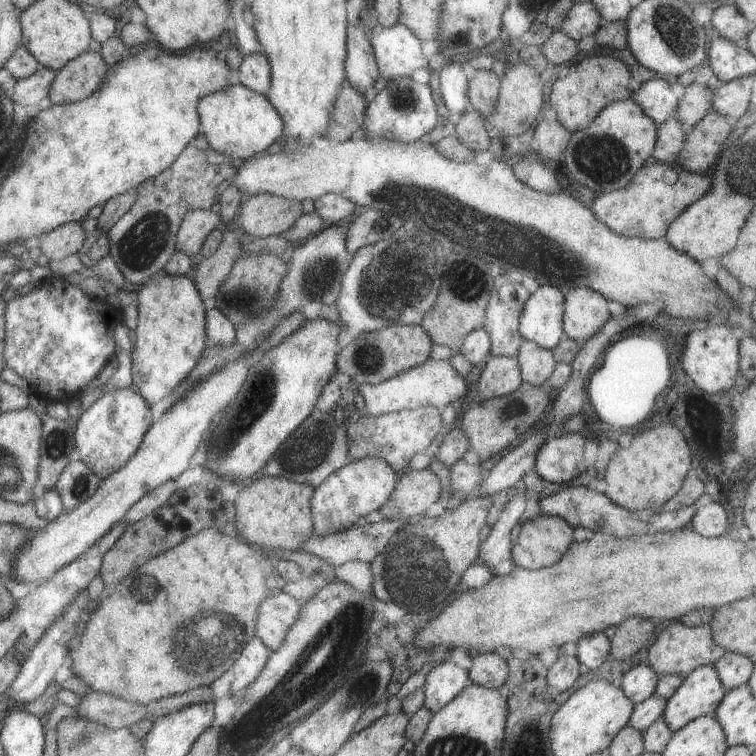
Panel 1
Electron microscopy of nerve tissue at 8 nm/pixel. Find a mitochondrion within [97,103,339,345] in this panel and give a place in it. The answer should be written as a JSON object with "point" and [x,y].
{"point":[141,246]}

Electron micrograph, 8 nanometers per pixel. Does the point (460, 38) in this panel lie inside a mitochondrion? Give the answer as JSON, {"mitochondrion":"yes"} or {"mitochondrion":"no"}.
{"mitochondrion":"yes"}

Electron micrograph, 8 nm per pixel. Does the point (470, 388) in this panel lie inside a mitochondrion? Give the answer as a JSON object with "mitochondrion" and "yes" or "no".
{"mitochondrion":"no"}

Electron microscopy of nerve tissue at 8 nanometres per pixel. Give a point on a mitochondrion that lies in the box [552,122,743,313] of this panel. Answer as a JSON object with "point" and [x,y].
{"point":[605,160]}

